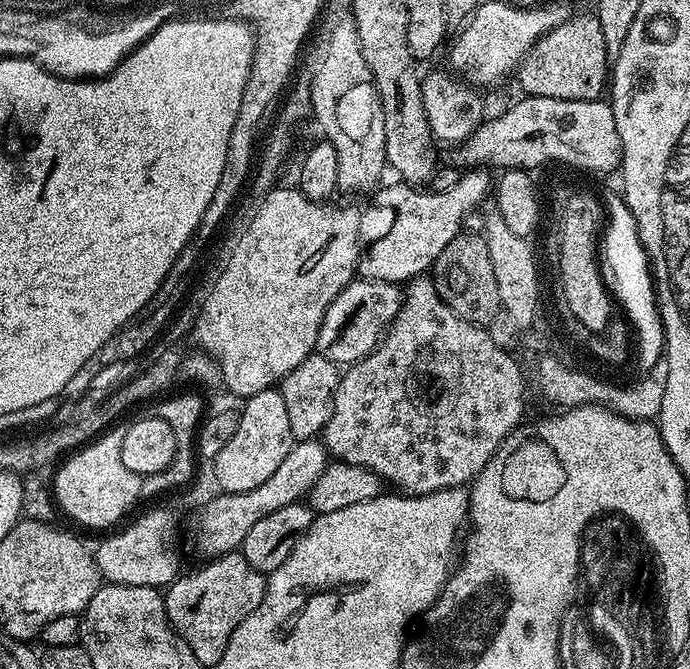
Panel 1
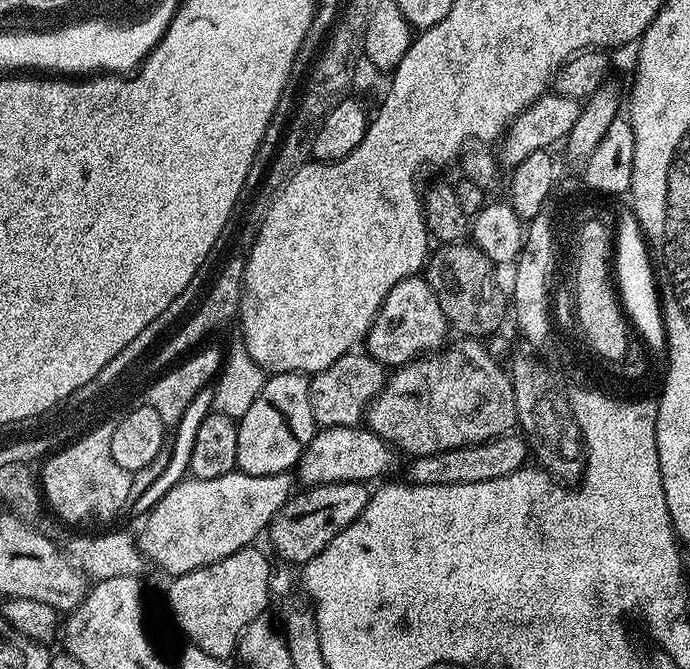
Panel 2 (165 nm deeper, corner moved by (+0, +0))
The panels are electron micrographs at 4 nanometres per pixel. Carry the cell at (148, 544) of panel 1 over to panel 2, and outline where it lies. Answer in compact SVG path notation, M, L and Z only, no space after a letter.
M239 470L222 474L222 478L180 480L153 506L152 513L145 518L144 533L139 533L138 536L140 551L162 571L169 572L169 577L172 578L193 572L202 566L210 566L222 558L230 558L230 554L255 545L259 536L261 539L262 533L278 514L280 507L293 495L292 480L294 484L291 471L255 476Z

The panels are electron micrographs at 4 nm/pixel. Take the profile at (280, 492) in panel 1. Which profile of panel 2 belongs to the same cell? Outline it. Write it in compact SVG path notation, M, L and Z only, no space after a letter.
M334 426L320 428L314 439L304 448L298 465L301 485L345 484L346 482L379 481L392 468L394 449L381 436L375 436L367 426Z

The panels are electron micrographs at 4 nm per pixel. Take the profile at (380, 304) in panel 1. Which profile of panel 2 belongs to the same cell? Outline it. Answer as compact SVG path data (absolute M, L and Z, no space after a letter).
M420 274L407 276L394 285L390 294L386 294L368 331L366 351L379 364L395 370L425 354L440 351L449 339L448 332L448 319L442 306L438 306L438 298L427 279Z

